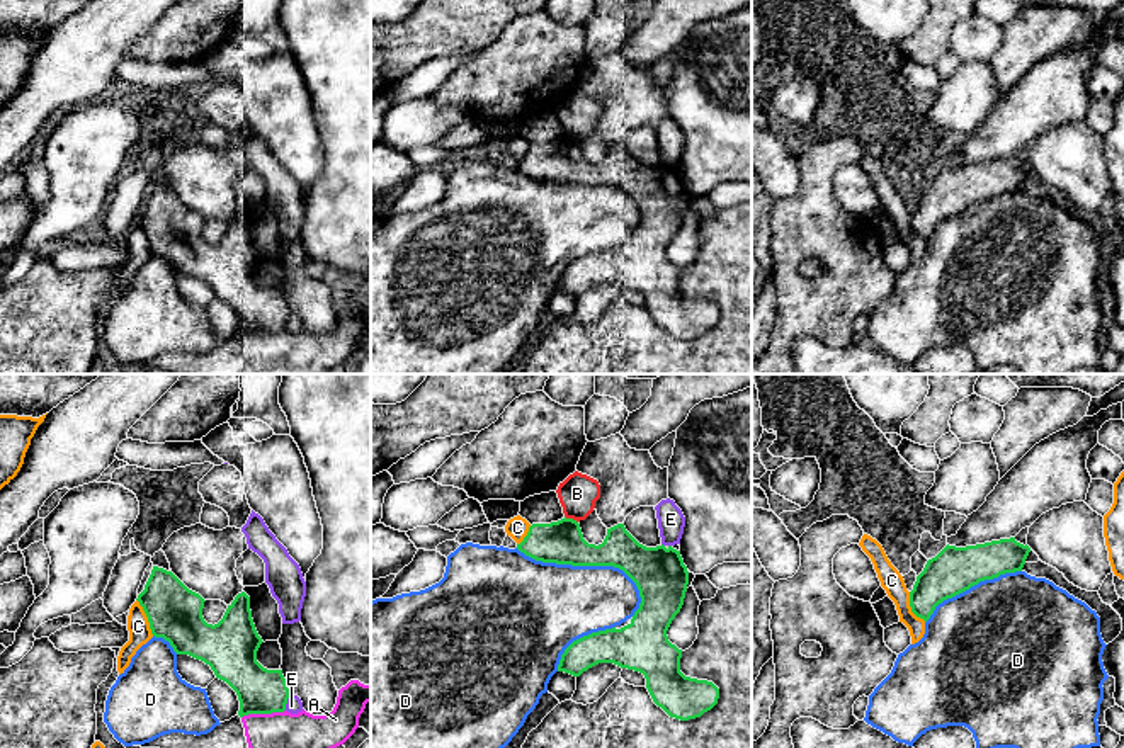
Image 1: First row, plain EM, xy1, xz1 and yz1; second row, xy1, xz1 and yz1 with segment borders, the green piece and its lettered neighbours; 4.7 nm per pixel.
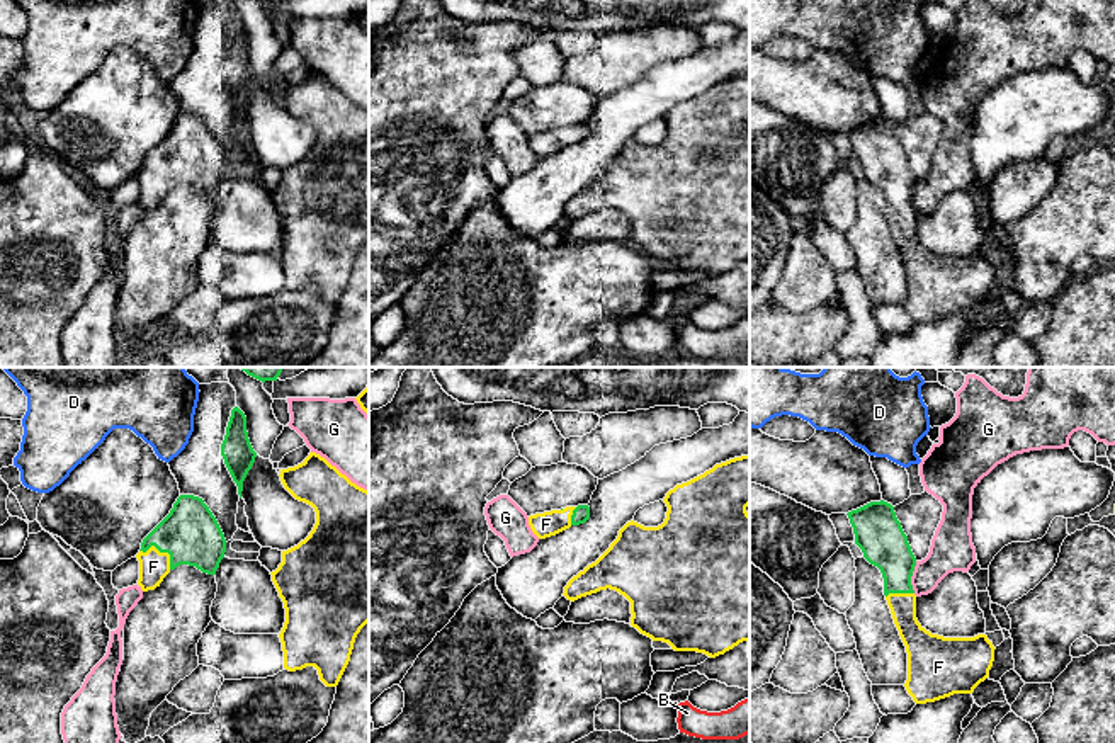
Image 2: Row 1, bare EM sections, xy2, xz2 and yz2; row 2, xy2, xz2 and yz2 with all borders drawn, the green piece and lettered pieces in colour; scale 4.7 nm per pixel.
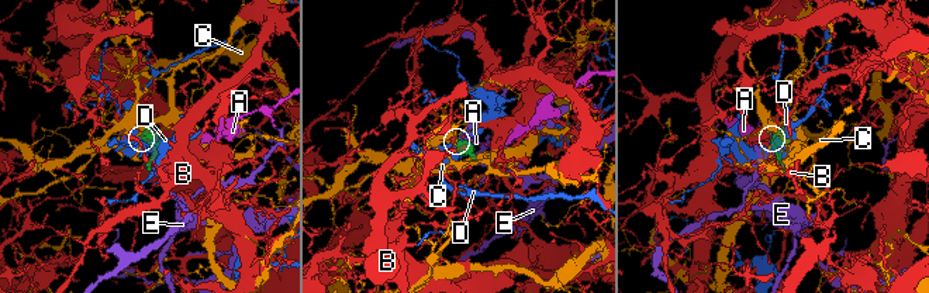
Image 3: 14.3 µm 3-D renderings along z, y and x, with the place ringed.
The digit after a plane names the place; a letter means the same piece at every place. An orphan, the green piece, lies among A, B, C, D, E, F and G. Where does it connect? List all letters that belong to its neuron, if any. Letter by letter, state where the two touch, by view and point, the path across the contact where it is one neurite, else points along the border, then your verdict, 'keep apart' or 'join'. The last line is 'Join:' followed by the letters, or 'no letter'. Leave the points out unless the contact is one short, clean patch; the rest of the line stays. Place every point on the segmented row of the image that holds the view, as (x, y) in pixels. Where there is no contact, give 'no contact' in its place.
A: contact xy1 (262, 713); border xy1 (284, 709), (245, 714), (242, 718); keep apart
B: contact xz1 (572, 519); border xz1 (565, 515), (577, 522); keep apart
C: contact xy1 (147, 616); border xy1 (136, 599), (153, 634); keep apart
D: contact xz1 (587, 565); keep apart
E: contact xy1 (286, 702); keep apart
F: contact xy2 (162, 551); join
G: contact yz2 (911, 575); border yz2 (916, 561), (911, 572), (913, 592); keep apart
Join: F

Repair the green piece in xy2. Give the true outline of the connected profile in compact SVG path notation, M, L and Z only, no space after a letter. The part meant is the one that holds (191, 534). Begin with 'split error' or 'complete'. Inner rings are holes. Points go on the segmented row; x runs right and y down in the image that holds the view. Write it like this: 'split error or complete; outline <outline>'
split error; outline M180 495L170 513L141 542L136 554L138 585L143 592L155 590L180 564L216 575L224 553L224 534L204 500Z

